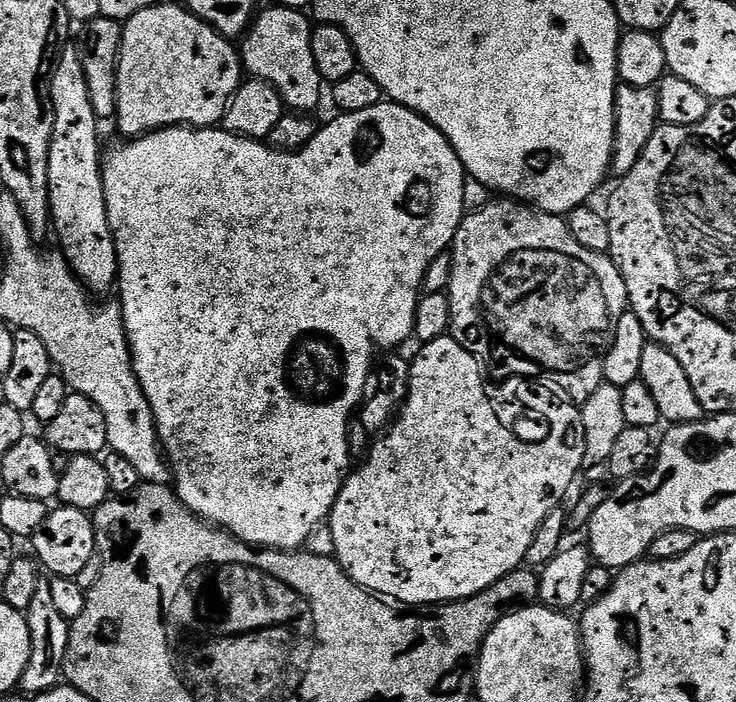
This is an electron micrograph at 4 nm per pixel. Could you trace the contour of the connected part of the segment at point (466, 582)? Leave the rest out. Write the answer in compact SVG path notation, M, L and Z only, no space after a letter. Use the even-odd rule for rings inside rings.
M452 335L438 338L419 350L421 352L412 364L412 377L408 380L408 401L405 404L403 401L402 411L395 423L371 445L368 457L357 467L360 469L357 472L355 469L345 480L330 517L335 559L340 561L344 573L355 584L360 584L369 592L400 606L435 606L453 600L465 600L521 567L527 561L530 542L534 542L538 526L542 526L544 519L561 507L564 495L571 490L572 483L576 480L576 471L584 468L583 455L586 454L586 427L583 420L576 420L576 428L568 428L568 436L564 436L564 428L555 428L556 436L545 435L537 444L519 440L500 421L500 416L484 389L485 373L482 371L481 361L477 360L474 354L470 354L470 350L463 348Z

